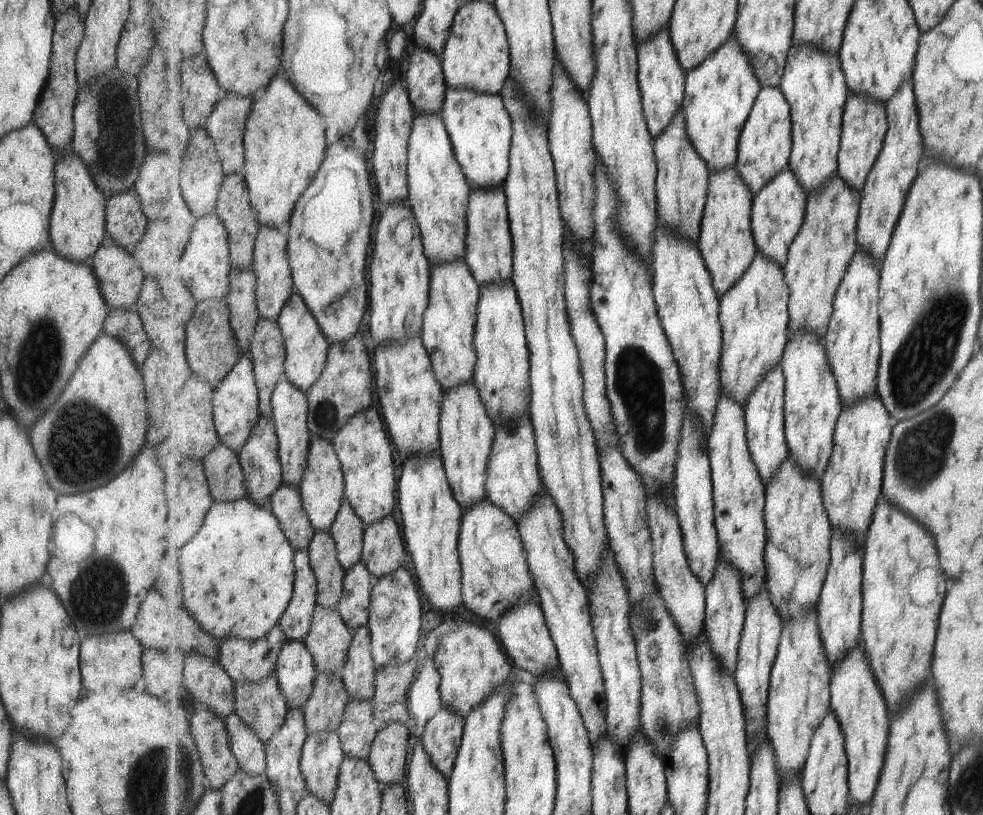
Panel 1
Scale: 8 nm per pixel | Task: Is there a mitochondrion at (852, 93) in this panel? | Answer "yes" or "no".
no

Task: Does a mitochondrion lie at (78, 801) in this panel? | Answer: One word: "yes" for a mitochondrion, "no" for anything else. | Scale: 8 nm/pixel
no

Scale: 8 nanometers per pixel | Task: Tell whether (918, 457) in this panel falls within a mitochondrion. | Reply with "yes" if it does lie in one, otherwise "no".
yes

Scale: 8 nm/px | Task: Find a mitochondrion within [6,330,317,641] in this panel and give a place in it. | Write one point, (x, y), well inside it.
(82, 447)

